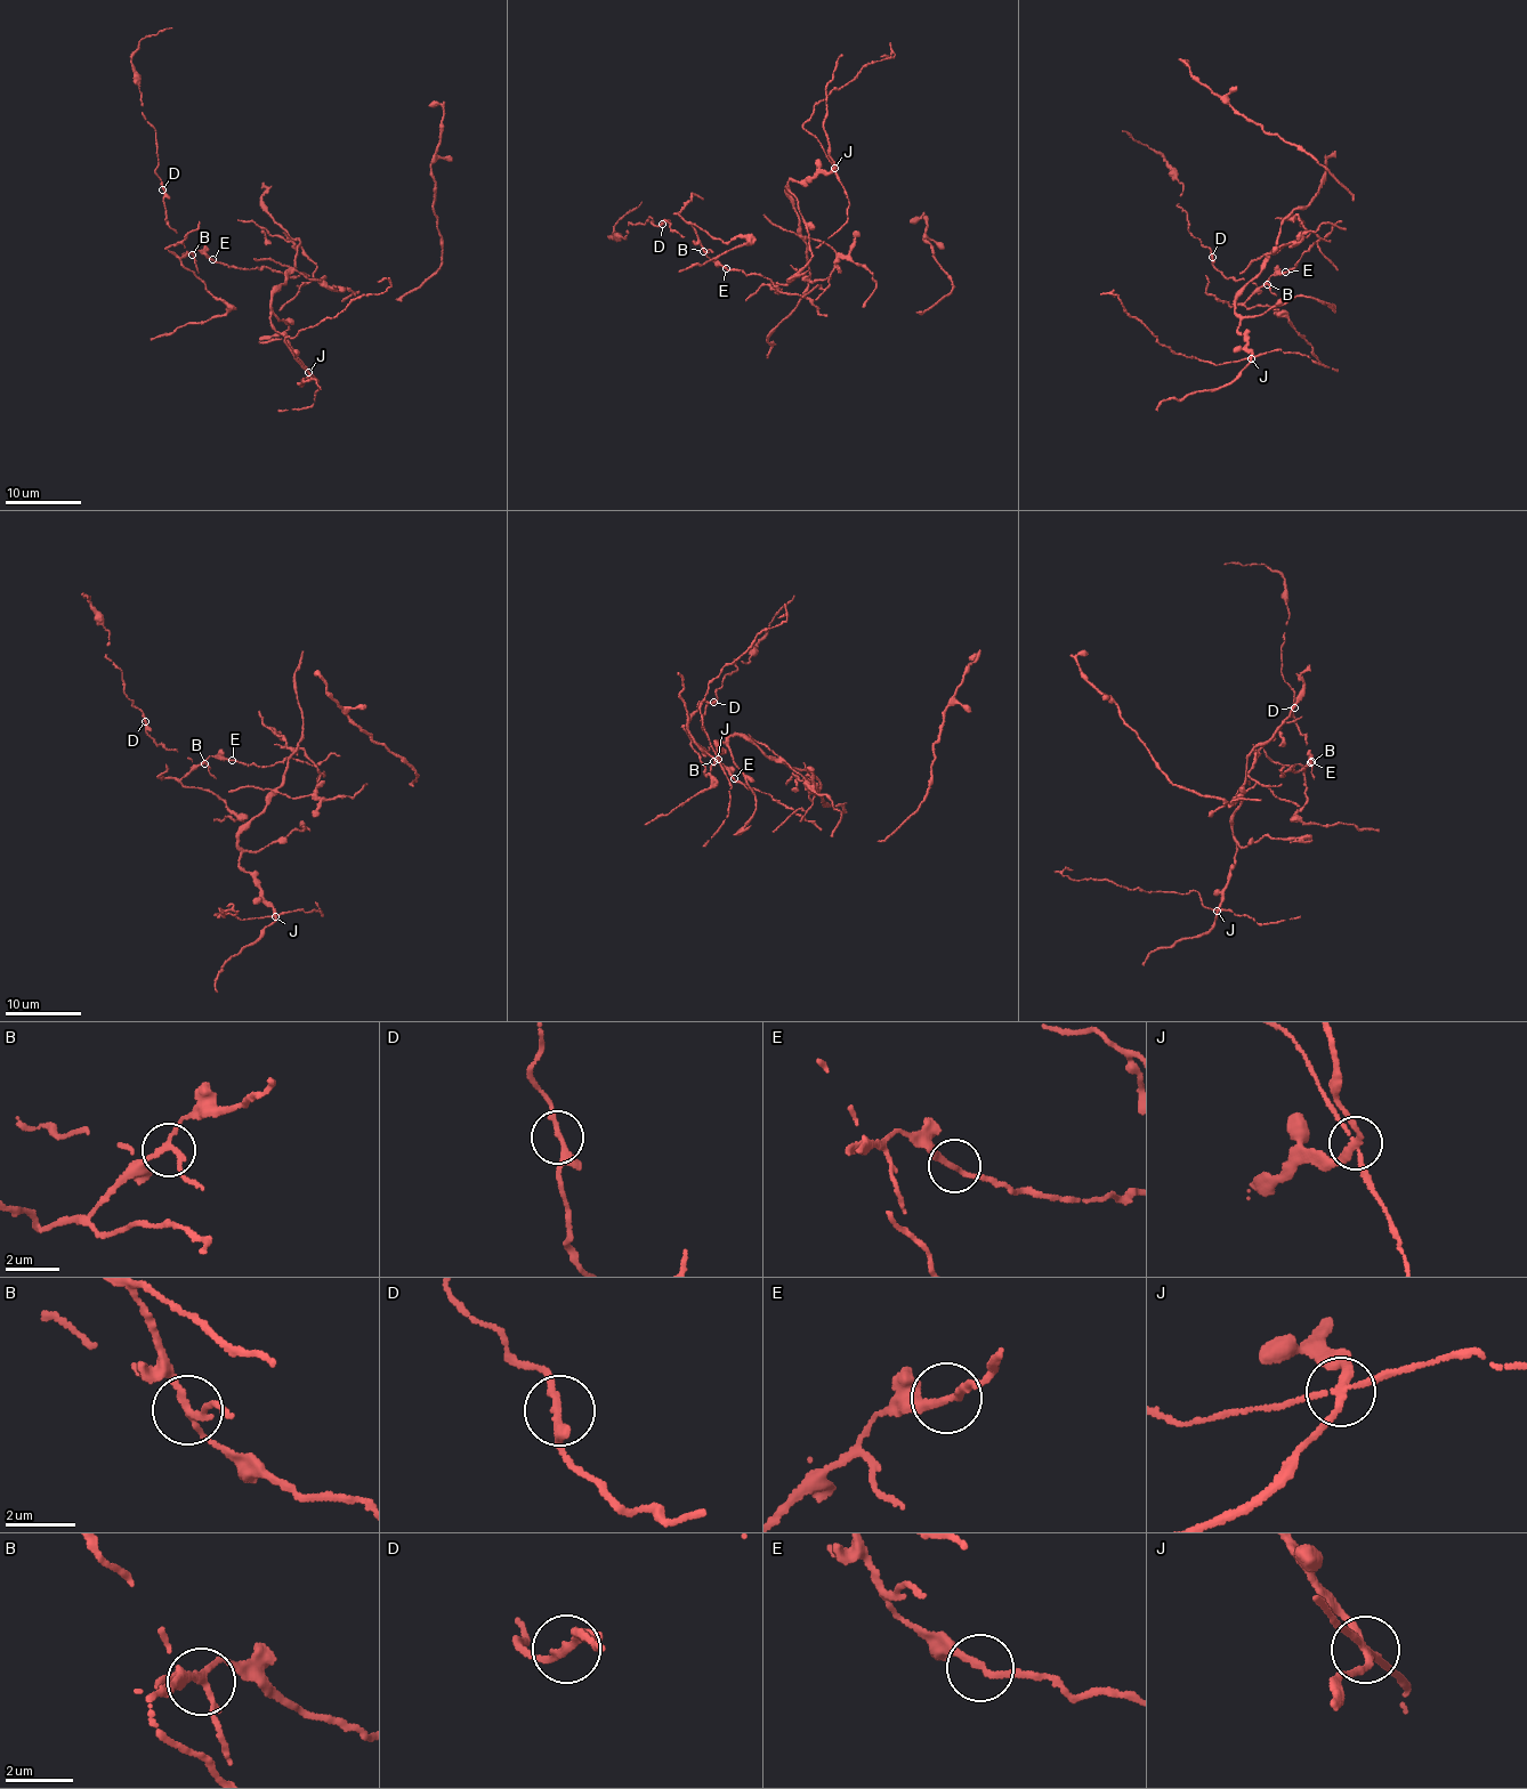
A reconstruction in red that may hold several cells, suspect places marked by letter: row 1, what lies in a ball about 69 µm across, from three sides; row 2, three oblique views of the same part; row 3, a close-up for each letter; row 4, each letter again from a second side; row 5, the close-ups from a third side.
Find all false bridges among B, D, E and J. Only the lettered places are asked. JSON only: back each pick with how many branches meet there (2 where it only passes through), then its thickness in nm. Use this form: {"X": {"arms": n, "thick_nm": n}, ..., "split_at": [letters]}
{"B": {"arms": 3, "thick_nm": 170}, "J": {"arms": 4, "thick_nm": 200}, "split_at": ["B", "J"]}

